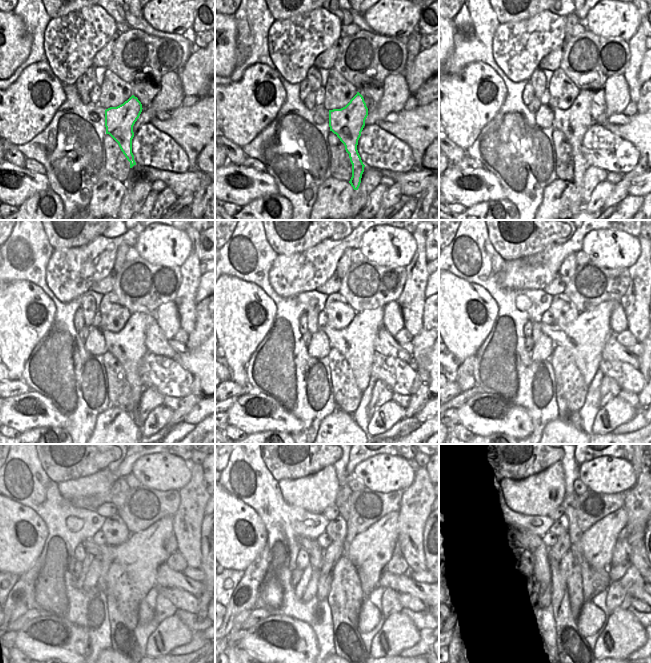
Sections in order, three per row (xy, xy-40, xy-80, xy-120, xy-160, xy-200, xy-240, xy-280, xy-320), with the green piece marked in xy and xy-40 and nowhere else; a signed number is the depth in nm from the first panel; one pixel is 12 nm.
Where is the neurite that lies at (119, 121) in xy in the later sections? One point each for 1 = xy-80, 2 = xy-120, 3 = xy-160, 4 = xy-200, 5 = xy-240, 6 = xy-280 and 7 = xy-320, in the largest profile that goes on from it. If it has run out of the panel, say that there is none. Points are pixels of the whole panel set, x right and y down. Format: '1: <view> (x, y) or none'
1: xy-80 (574, 122)
2: xy-120 (128, 345)
3: xy-160 (355, 342)
4: xy-200 (585, 337)
5: xy-240 (140, 556)
6: xy-280 (370, 551)
7: xy-320 (598, 542)

